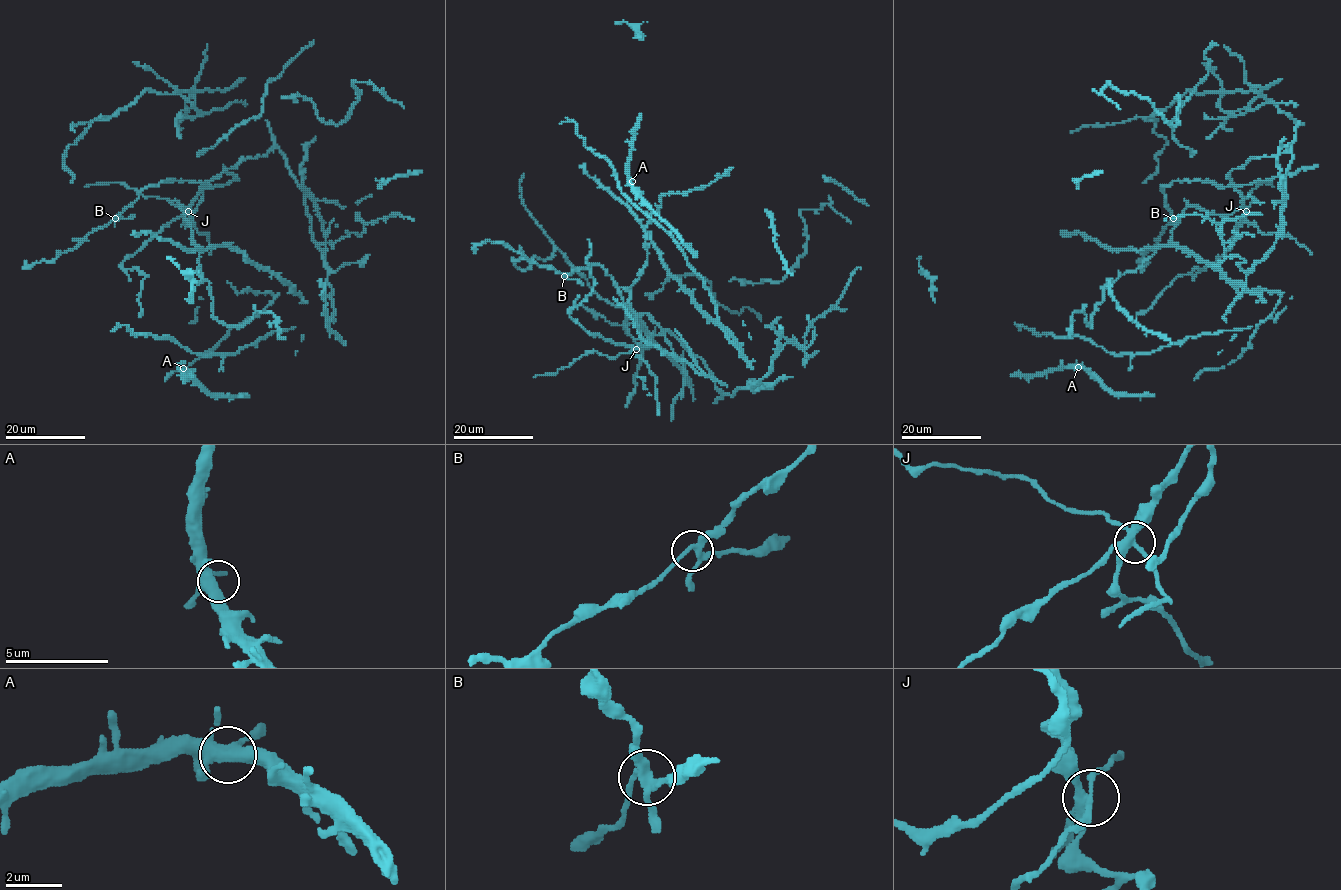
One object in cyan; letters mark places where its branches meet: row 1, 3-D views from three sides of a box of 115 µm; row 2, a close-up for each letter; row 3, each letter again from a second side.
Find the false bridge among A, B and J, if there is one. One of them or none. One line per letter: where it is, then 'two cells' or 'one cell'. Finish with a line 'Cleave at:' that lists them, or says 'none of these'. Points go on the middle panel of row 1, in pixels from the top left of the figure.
A: place (632, 181); one cell
B: place (564, 276); one cell
J: place (636, 349); two cells
Cleave at: J

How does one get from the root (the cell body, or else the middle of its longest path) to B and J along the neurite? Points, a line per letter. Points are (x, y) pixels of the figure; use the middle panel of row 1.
B: (646, 263), (629, 291), (638, 328), (650, 345), (650, 337), (663, 329), (627, 306), (601, 266), (564, 276)
J: (646, 263), (629, 291), (630, 307), (638, 328), (644, 341), (651, 344), (648, 342), (636, 349)

